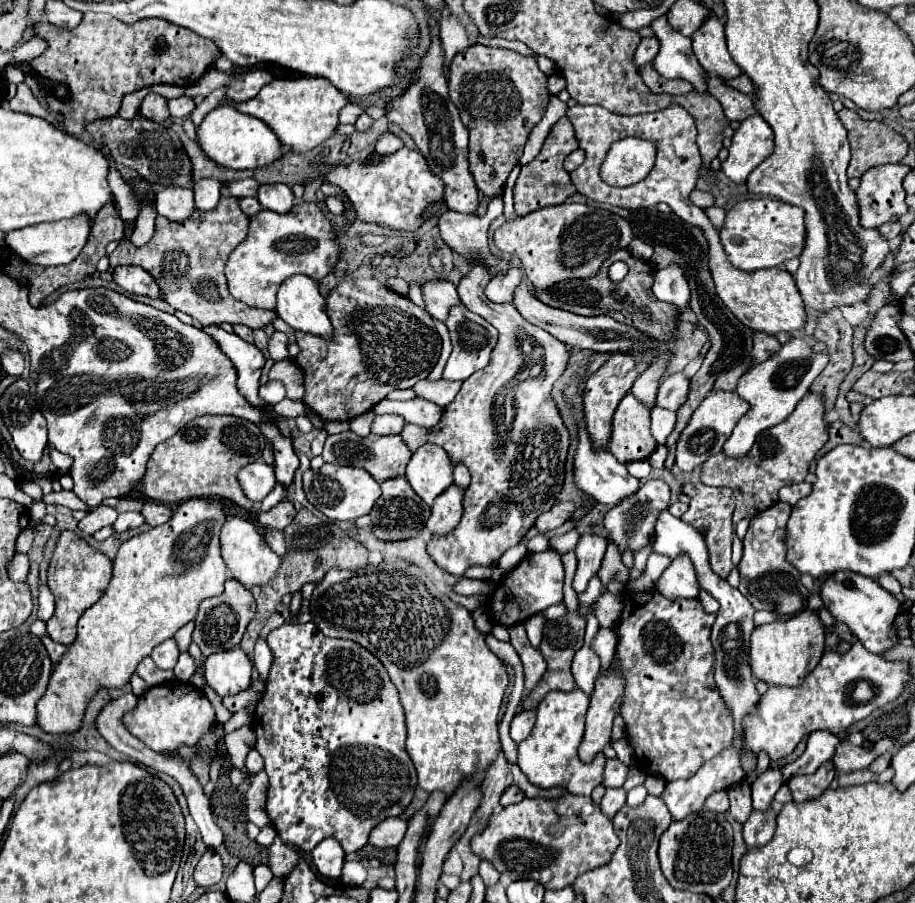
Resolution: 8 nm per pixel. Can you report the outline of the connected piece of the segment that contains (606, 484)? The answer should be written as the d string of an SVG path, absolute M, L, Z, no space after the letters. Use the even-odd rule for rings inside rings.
M574 383L566 389L566 399L572 403L572 409L574 409L574 417L576 421L580 423L580 443L578 443L578 449L576 449L576 457L574 457L574 481L578 485L578 489L590 493L598 503L606 503L606 505L618 505L622 503L624 499L636 495L636 491L640 489L640 481L634 479L626 467L622 463L618 463L618 459L610 453L610 451L596 451L590 443L590 437L588 437L588 431L584 429L584 411L582 411L582 391L580 387L576 387Z

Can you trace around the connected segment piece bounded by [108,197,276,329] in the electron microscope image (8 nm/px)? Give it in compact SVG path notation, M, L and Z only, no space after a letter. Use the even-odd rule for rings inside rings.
M220 197L218 205L212 211L196 209L188 219L178 223L158 215L156 231L152 239L142 247L136 247L130 241L118 243L116 249L108 255L110 267L118 267L118 265L142 267L156 279L164 301L176 311L190 315L202 327L220 325L220 323L230 323L230 325L240 323L250 329L262 329L276 317L276 313L248 309L244 307L244 303L232 299L224 277L224 265L230 253L238 247L238 243L246 239L248 227L250 227L250 219L242 213L240 199Z

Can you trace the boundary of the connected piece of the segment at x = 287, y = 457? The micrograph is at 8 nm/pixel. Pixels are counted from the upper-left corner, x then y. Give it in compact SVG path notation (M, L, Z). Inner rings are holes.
M268 419L266 423L260 423L260 431L264 433L266 441L272 443L272 451L274 451L274 469L276 469L276 479L282 483L282 485L290 485L292 483L292 477L294 477L294 471L298 469L298 457L294 453L294 447L292 447L292 439L290 437L284 437L274 419Z

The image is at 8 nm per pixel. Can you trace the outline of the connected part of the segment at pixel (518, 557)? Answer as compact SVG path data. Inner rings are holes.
M520 541L518 545L510 547L498 561L498 566L502 568L502 571L512 571L527 556L528 547L526 547L526 541Z

